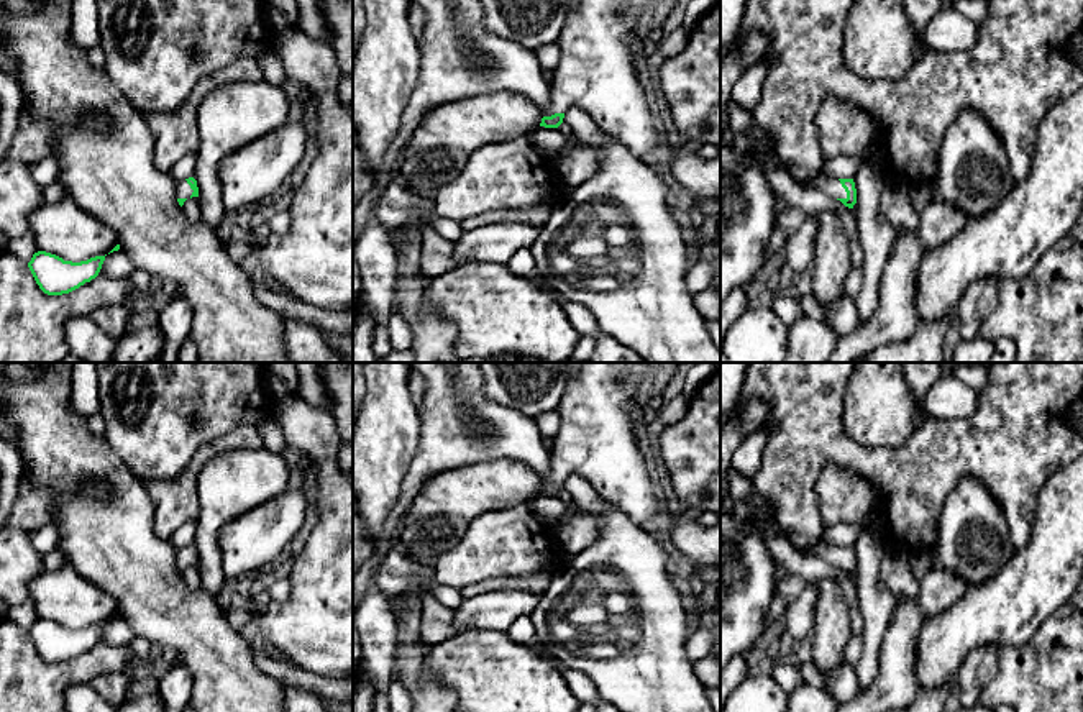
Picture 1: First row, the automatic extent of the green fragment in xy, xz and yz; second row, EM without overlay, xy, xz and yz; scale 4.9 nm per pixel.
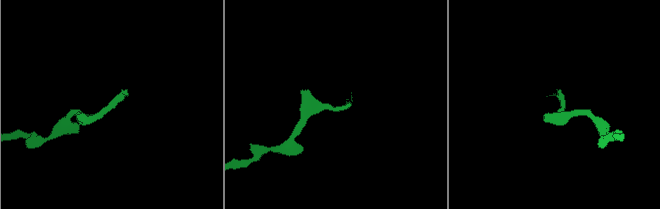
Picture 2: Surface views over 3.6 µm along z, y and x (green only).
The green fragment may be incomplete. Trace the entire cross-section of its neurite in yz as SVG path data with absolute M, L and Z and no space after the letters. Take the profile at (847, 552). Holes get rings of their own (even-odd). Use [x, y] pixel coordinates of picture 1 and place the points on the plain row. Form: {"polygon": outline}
{"polygon": "M819 538L812 545L797 550L801 553L817 555L824 561L840 568L848 576L853 576L857 571L857 556L853 546L835 546Z"}

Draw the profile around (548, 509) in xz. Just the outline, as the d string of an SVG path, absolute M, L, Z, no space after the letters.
M537 494L527 500L532 513L551 530L556 528L566 510L566 504L558 495Z

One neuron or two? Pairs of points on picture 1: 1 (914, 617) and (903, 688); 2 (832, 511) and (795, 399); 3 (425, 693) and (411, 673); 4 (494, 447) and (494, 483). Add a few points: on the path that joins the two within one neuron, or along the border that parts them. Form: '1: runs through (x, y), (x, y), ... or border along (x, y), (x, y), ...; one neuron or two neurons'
1: runs through (903, 635), (903, 670); one neuron
2: border along (855, 471), (821, 471), (819, 514); two neurons
3: runs through (424, 688), (415, 678); one neuron
4: border along (456, 466), (520, 460), (532, 470); two neurons

